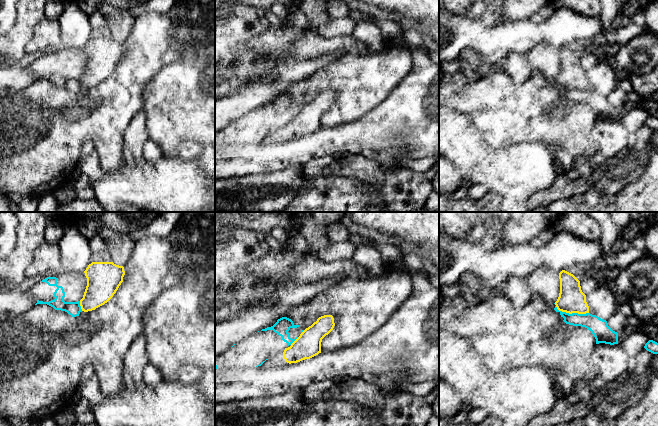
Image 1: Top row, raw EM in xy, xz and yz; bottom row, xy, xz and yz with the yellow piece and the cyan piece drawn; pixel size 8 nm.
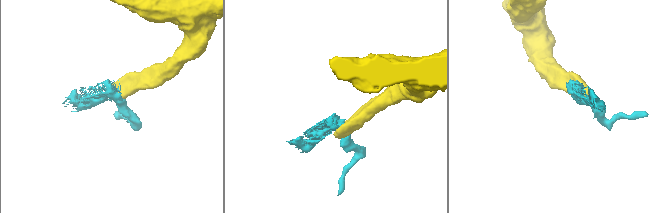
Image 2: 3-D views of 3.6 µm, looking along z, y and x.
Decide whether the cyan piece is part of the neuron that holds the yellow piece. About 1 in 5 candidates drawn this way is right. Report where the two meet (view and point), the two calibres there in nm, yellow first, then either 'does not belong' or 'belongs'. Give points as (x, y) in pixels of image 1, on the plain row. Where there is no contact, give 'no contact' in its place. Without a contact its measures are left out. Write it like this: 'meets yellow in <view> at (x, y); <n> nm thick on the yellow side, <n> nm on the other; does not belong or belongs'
meets yellow in yz at (572, 88); 220 nm thick on the yellow side, 140 nm on the other; does not belong

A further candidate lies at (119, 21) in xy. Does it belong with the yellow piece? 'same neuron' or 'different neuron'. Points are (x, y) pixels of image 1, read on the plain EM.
different neuron

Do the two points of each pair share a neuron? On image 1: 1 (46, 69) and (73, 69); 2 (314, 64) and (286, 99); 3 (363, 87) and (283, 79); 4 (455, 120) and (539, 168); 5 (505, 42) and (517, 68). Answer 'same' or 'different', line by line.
1: same
2: different
3: different
4: same
5: different

